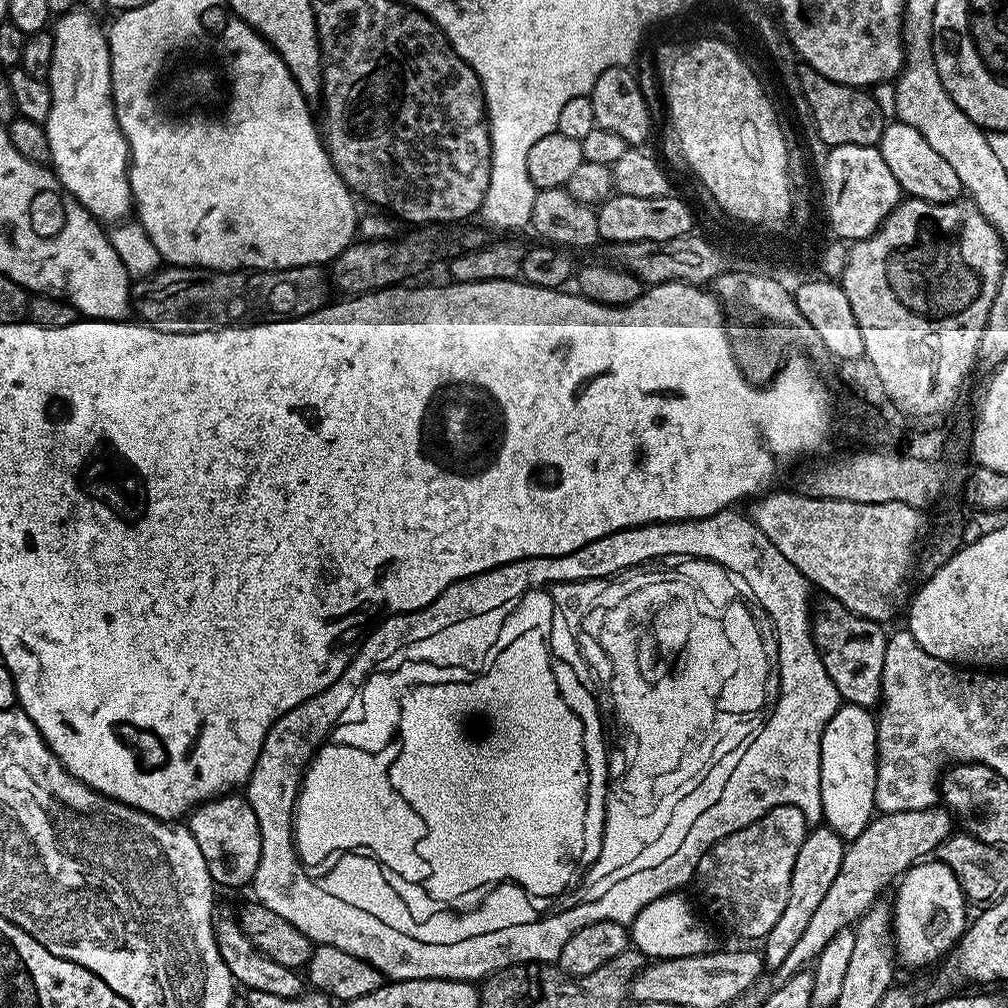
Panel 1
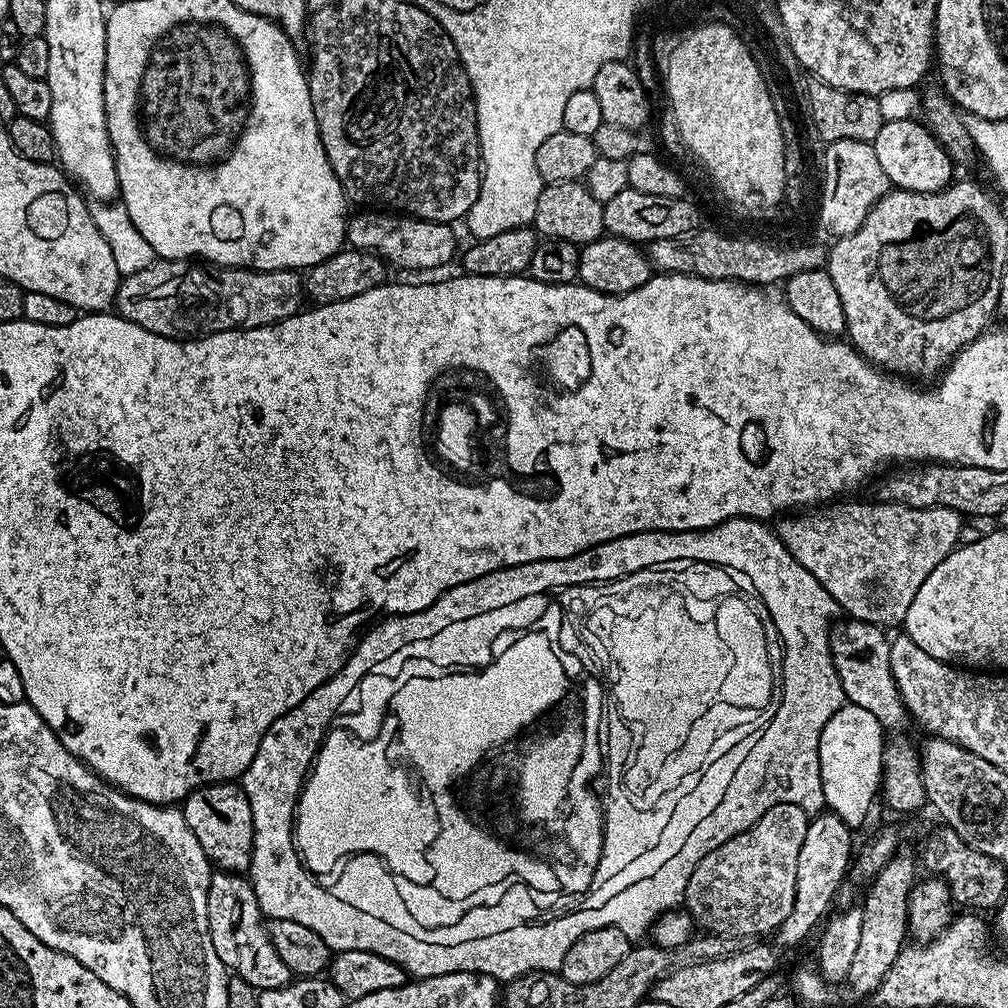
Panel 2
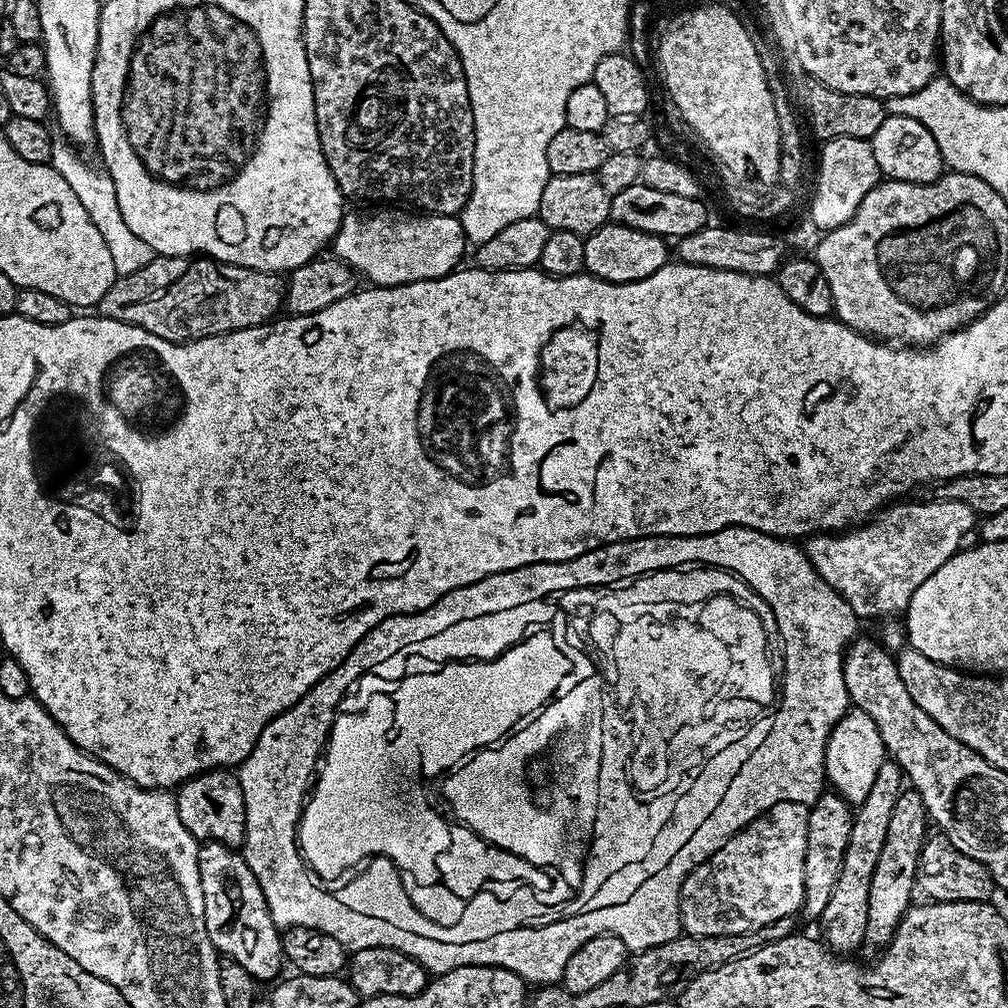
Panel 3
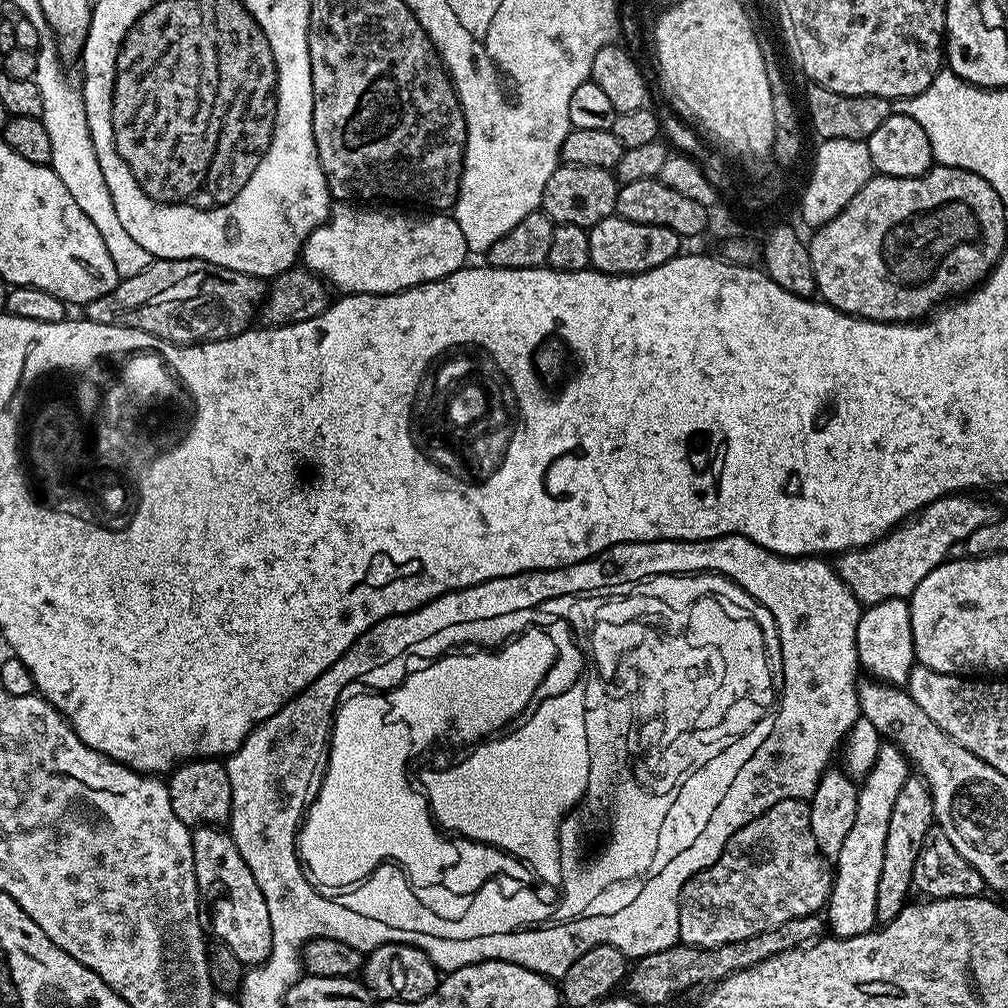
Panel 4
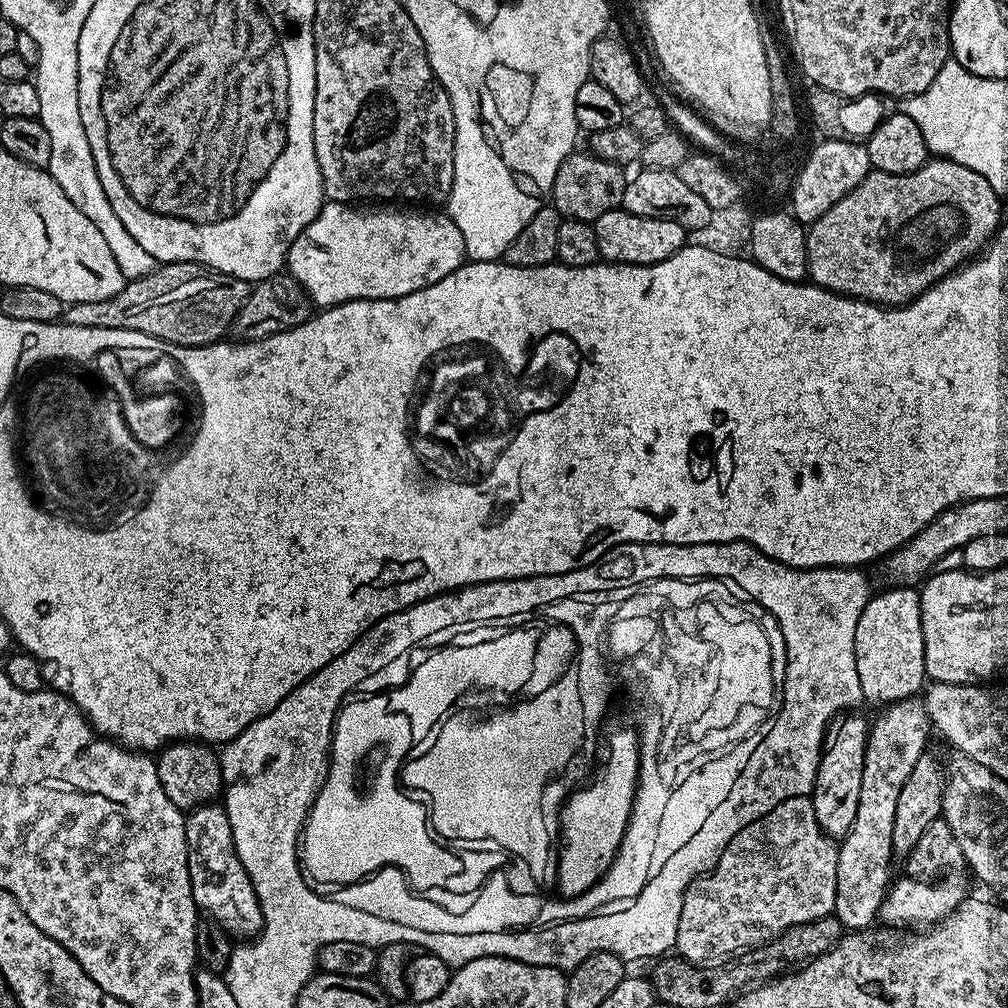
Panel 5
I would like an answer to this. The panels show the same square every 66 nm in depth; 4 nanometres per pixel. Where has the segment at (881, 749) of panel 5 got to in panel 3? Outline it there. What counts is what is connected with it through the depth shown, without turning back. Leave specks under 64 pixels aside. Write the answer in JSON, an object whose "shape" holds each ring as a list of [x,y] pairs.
{"shape":[[[888,758],[881,763],[870,794],[866,794],[866,802],[855,809],[850,830],[850,842],[842,862],[842,874],[838,874],[838,882],[834,886],[834,894],[830,894],[830,902],[826,902],[826,910],[822,910],[818,927],[824,931],[822,940],[831,951],[837,954],[852,954],[852,951],[863,945],[866,934],[866,914],[870,899],[870,878],[874,878],[874,866],[878,866],[878,854],[882,854],[882,842],[886,842],[886,830],[890,827],[890,813],[894,811],[894,802],[898,802],[906,777],[896,761]]]}

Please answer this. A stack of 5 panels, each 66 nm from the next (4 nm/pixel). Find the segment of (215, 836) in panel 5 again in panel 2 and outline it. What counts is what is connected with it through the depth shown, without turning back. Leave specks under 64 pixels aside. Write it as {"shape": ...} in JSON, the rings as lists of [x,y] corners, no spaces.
{"shape":[[[213,871],[208,887],[208,929],[214,942],[214,954],[218,954],[231,975],[244,979],[257,990],[278,990],[292,983],[292,971],[282,958],[278,958],[278,950],[274,950],[270,942],[251,879],[247,875]]]}

